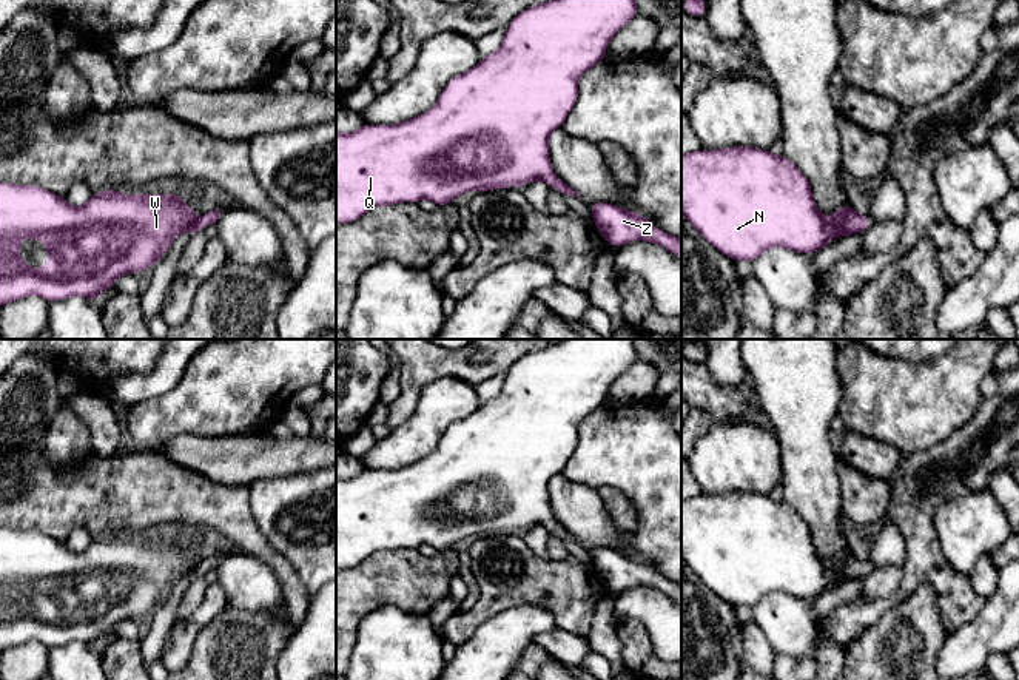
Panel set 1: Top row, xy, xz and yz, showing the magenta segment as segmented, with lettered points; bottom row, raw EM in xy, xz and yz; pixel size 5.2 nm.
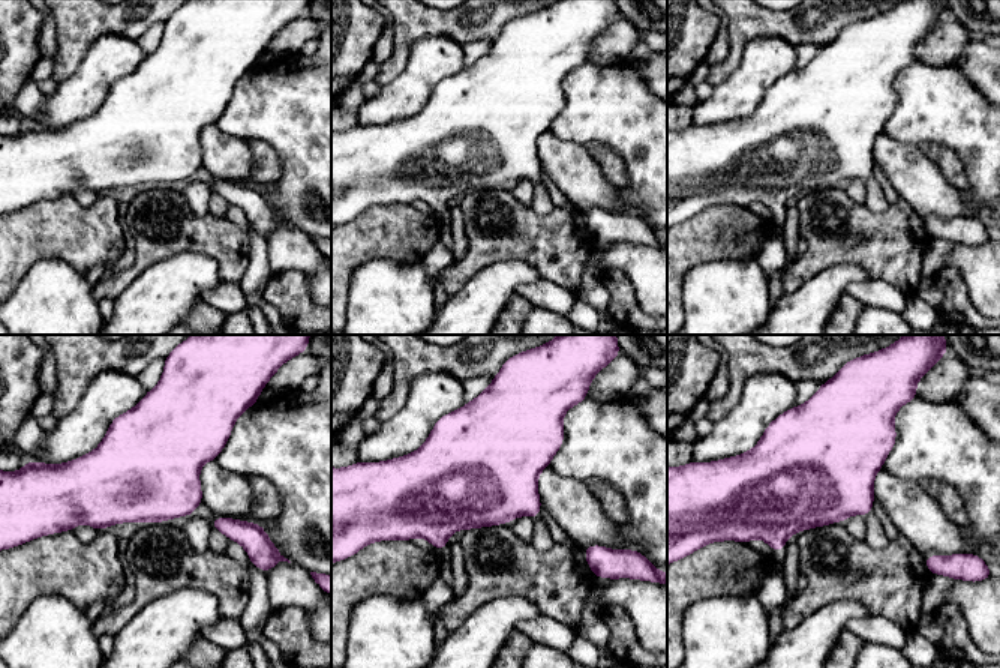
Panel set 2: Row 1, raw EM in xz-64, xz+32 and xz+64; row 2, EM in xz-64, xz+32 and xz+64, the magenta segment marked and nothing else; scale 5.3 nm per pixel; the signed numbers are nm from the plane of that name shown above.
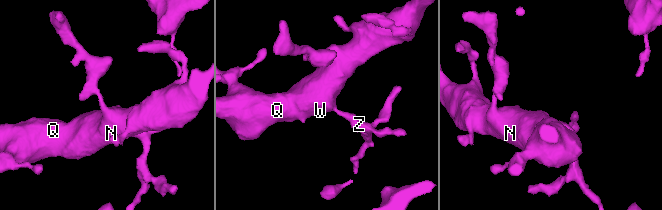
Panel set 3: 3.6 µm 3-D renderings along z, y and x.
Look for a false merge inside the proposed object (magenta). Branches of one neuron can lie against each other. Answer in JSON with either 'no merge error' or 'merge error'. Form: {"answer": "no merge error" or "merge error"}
{"answer": "no merge error"}

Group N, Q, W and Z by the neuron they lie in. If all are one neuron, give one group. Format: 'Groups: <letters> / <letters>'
Groups: N Q W Z

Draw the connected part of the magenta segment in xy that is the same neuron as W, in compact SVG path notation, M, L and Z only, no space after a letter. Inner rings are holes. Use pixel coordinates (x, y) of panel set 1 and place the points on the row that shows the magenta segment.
M0 182L0 307L8 302L32 295L48 302L62 301L71 296L82 296L97 302L99 293L111 290L114 282L125 273L154 267L166 253L173 241L183 231L191 236L207 225L216 224L220 210L205 213L199 219L179 193L170 194L120 194L117 188L94 191L82 207L72 207L65 197L39 185L14 185ZM23 239L42 241L48 250L48 267L32 270L22 258L18 245Z

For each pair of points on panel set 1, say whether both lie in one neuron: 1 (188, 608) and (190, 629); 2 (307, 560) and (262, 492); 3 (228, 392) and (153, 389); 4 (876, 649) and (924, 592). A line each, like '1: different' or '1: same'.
1: different
2: same
3: different
4: same

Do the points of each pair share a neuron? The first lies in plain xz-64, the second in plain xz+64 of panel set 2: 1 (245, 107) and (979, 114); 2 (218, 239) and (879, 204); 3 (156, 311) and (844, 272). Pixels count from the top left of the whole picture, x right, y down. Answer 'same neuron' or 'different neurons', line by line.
1: same neuron
2: different neurons
3: same neuron

